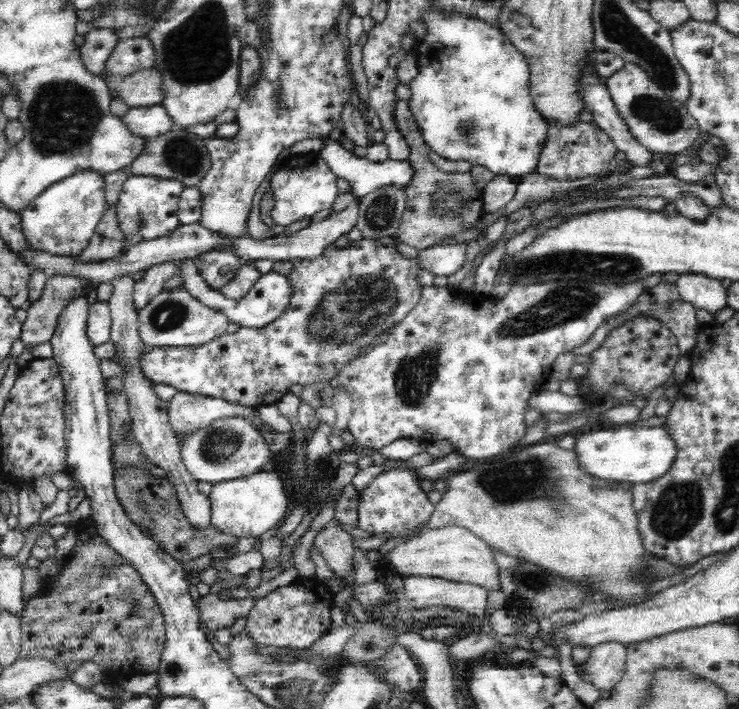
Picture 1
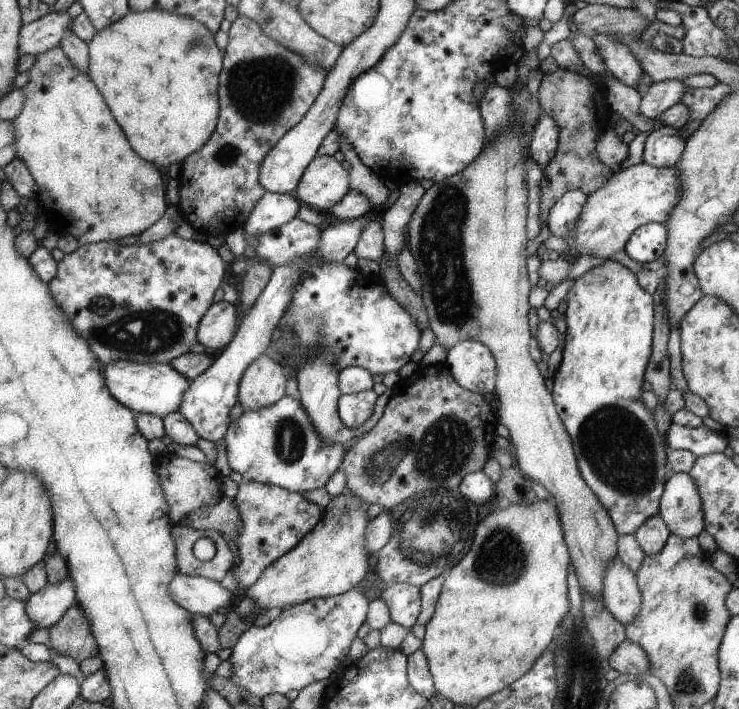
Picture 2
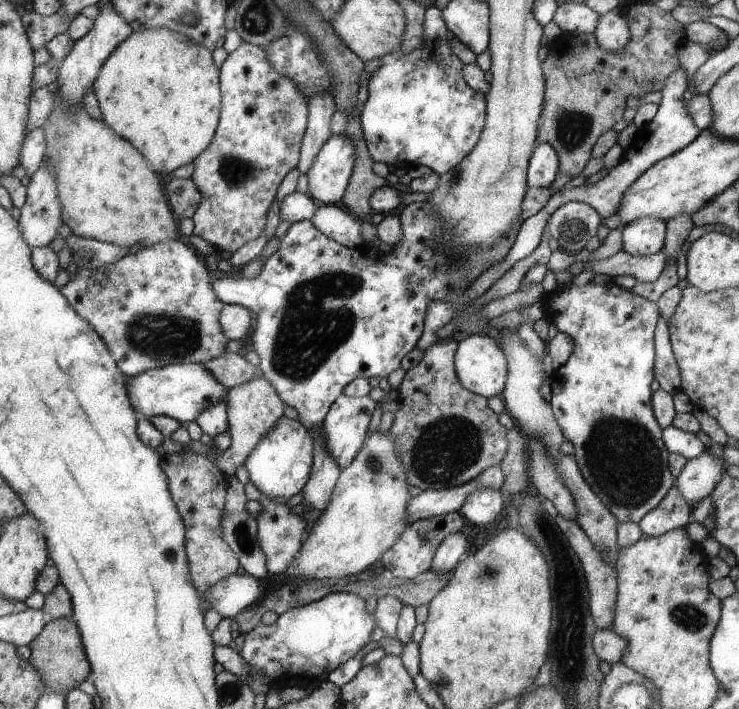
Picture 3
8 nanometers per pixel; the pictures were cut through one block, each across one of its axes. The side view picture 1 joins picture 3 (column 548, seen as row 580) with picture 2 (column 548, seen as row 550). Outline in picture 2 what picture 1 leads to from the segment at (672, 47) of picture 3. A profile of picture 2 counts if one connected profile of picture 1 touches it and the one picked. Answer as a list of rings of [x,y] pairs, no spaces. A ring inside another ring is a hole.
[[[562,66],[555,72],[543,73],[537,99],[543,112],[554,119],[560,128],[558,150],[543,170],[544,176],[540,181],[541,224],[547,220],[549,210],[566,191],[578,189],[589,195],[604,186],[612,176],[611,168],[597,155],[597,138],[606,130],[612,110],[606,98],[606,88],[602,84]]]

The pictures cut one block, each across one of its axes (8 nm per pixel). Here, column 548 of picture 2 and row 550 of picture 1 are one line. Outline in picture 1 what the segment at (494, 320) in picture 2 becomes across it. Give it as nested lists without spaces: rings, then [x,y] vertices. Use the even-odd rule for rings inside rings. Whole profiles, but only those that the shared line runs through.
[[[444,526],[421,530],[408,538],[408,542],[396,546],[386,562],[400,576],[440,577],[449,581],[475,584],[487,591],[501,590],[498,563],[486,541],[462,527]]]

